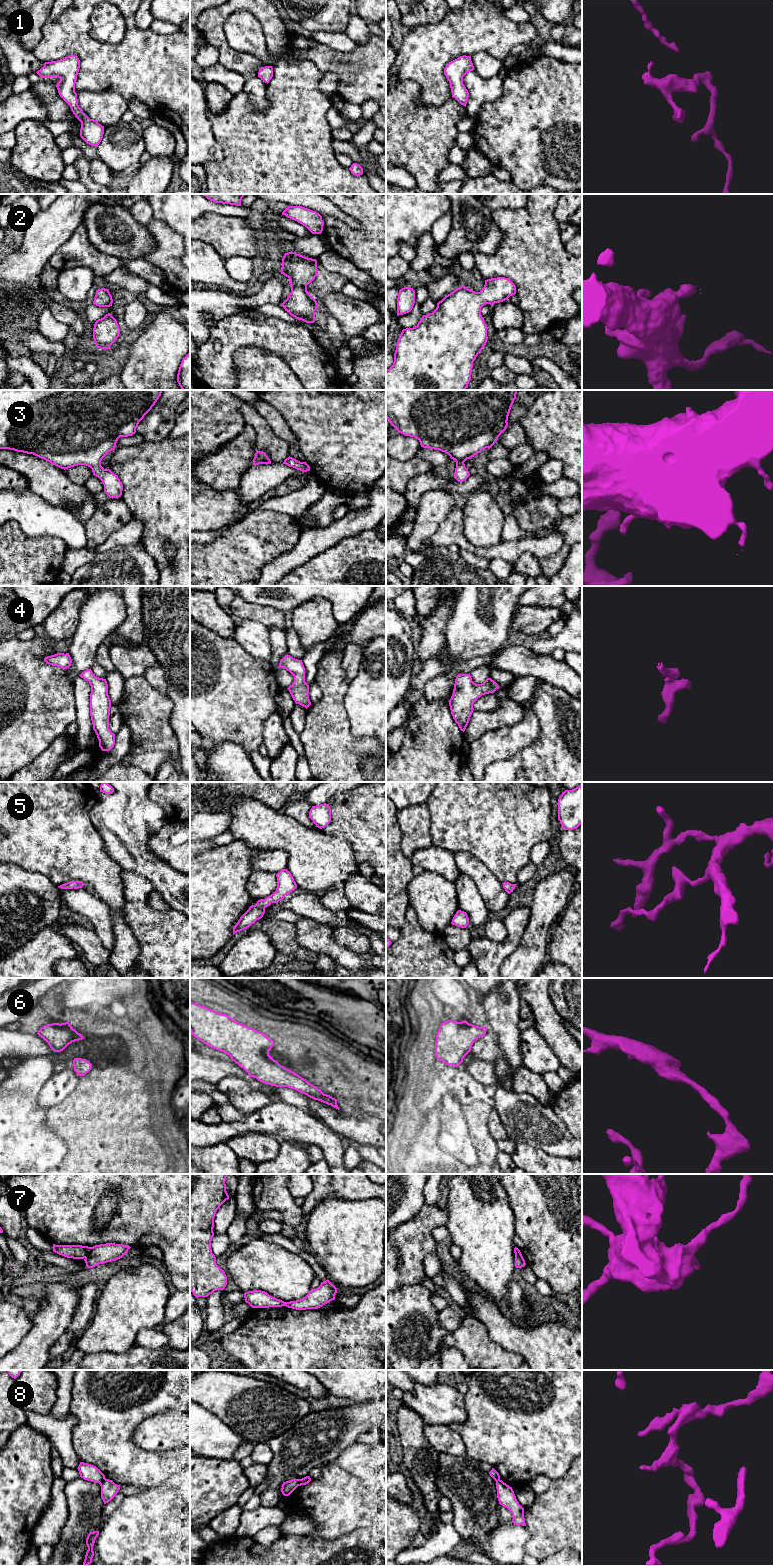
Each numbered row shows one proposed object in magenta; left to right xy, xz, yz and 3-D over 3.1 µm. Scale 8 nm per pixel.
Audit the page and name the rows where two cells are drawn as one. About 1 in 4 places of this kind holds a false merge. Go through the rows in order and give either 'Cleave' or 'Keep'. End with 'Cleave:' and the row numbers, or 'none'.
1: Keep
2: Keep
3: Keep
4: Keep
5: Keep
6: Keep
7: Cleave
8: Cleave
Cleave: 7, 8

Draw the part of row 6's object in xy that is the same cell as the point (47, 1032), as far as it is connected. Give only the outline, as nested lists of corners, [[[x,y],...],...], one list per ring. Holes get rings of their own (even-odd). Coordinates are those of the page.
[[[69,1022],[44,1025],[37,1034],[54,1052],[61,1052],[72,1042],[84,1039]]]

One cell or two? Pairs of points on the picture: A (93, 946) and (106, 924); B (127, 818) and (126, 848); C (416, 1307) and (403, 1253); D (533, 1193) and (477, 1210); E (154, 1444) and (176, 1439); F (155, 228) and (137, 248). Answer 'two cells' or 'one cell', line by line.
A: two cells
B: one cell
C: two cells
D: two cells
E: one cell
F: two cells

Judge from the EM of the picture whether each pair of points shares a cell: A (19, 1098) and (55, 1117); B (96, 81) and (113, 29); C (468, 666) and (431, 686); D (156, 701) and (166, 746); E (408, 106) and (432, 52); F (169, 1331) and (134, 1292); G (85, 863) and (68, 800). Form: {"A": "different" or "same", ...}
{"A": "different", "B": "different", "C": "same", "D": "same", "E": "different", "F": "different", "G": "same"}

